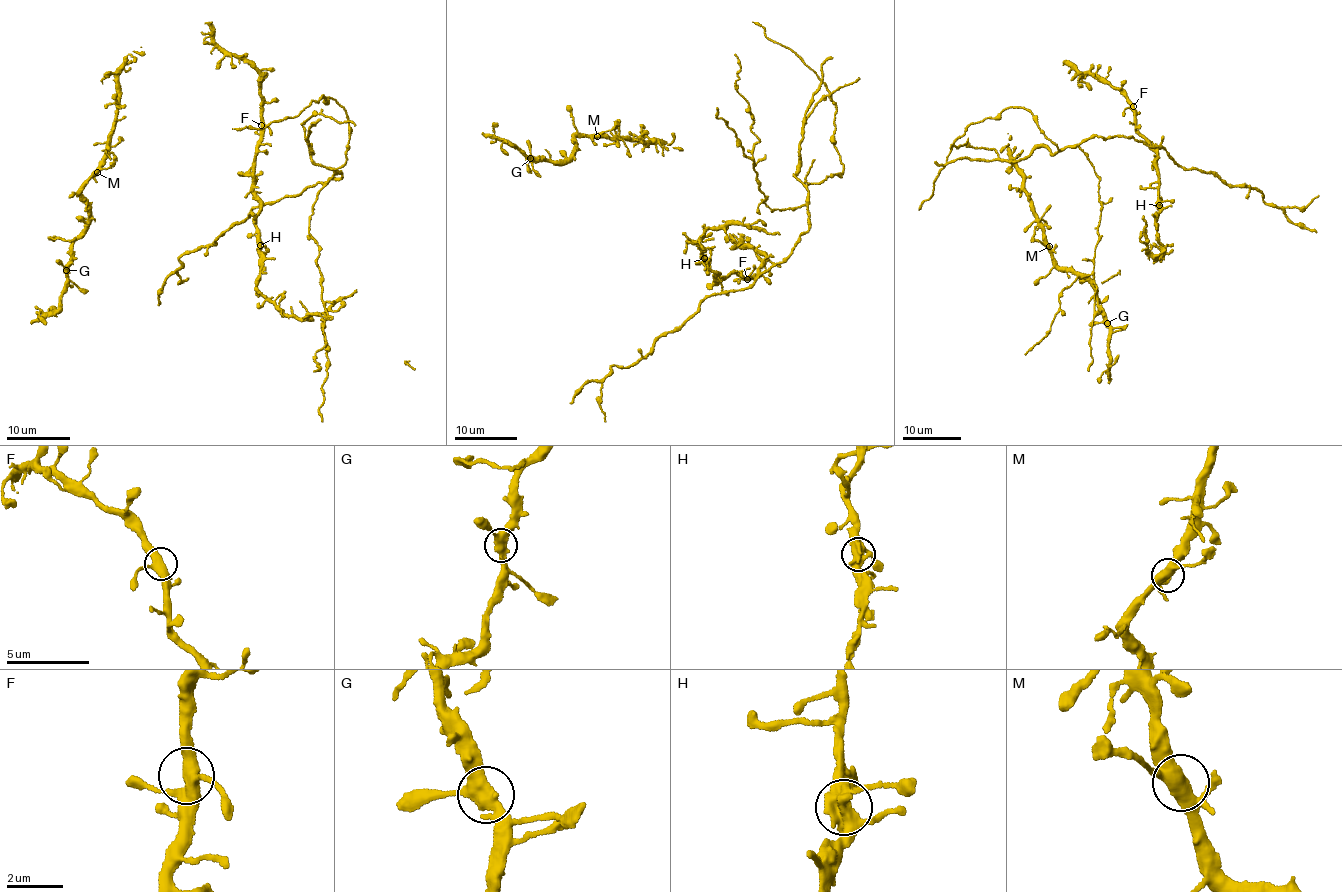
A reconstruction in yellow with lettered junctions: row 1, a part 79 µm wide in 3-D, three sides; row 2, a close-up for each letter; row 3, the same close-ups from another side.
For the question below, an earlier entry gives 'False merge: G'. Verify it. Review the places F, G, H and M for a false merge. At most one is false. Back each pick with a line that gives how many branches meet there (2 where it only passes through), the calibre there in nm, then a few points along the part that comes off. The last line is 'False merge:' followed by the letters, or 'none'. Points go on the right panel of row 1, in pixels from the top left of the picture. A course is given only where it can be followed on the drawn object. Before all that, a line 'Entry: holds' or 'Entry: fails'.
Entry: fails
False merge: none

